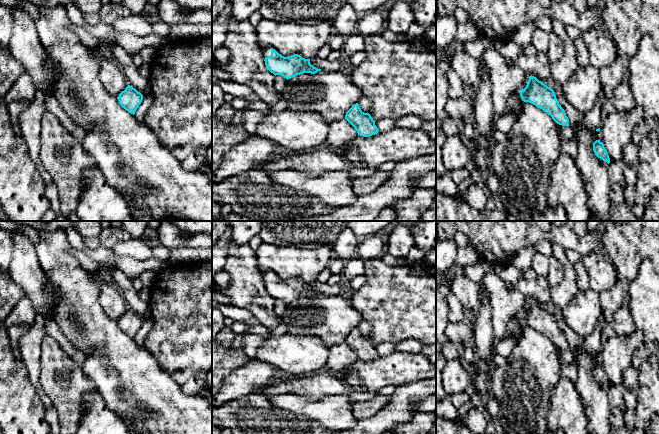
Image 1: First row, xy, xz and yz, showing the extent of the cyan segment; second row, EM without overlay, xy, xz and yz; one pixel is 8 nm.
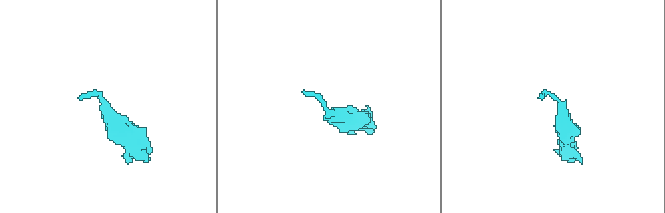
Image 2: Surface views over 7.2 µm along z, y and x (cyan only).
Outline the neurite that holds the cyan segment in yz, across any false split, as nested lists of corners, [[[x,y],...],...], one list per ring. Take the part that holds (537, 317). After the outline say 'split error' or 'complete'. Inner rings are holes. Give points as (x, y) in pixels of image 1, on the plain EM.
[[[529,301],[526,311],[519,315],[524,326],[529,326],[545,335],[559,349],[569,350],[569,343],[559,328],[553,313],[539,305],[536,301]]]; complete

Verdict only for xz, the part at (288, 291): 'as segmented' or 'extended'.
extended

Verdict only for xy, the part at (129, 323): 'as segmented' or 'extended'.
as segmented

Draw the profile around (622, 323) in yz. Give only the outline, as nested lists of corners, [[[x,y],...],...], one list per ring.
[[[627,301],[623,303],[614,313],[614,318],[612,321],[612,328],[617,335],[630,335],[633,333],[634,322],[632,320]]]

